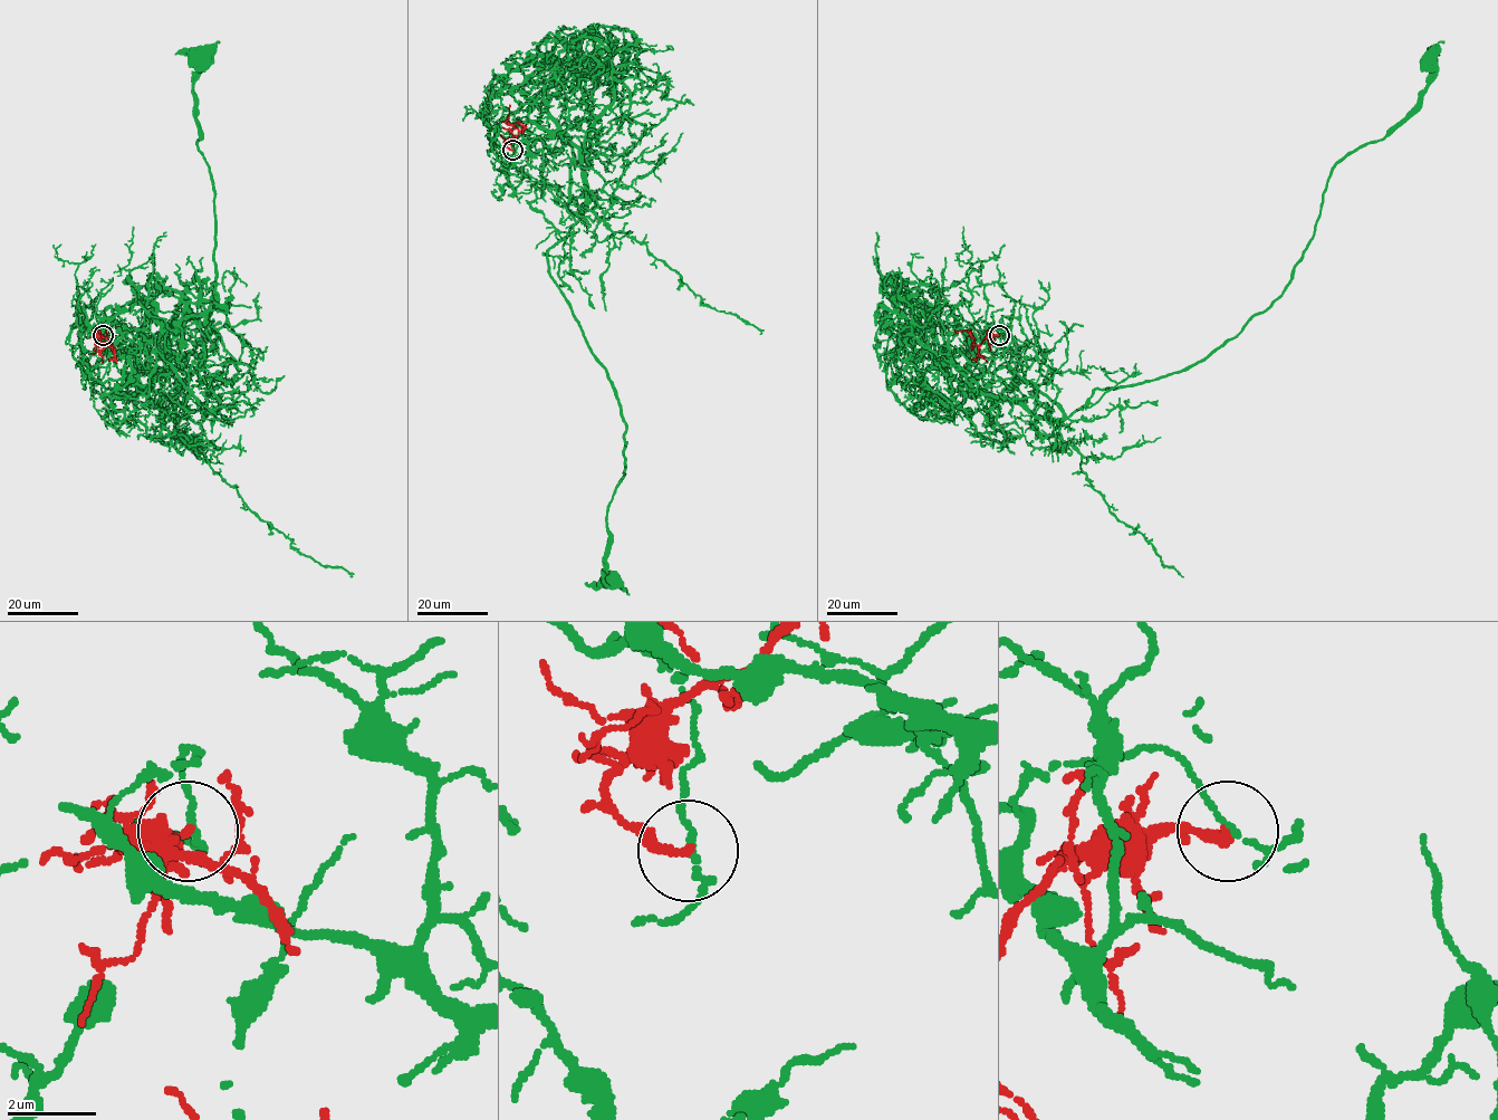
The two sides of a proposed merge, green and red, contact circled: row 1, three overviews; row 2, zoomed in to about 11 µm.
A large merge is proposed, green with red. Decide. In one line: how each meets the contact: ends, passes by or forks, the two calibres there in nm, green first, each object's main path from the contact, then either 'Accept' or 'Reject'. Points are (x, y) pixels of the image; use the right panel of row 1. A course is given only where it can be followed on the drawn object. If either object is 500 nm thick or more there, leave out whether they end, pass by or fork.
At the ring green passes by. At the ring red ends. Thickness 100 nm (green) against 240 nm. Course of green: (999, 334), (983, 331), (969, 382), (1040, 417), (1202, 361), (1286, 287), (1330, 172), (1410, 112), (1432, 59). Course of red: (999, 335), (985, 338), (980, 345), (966, 331), (953, 329). Reject

